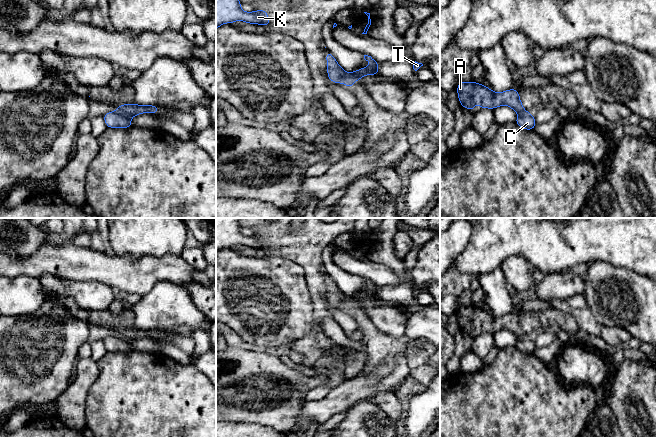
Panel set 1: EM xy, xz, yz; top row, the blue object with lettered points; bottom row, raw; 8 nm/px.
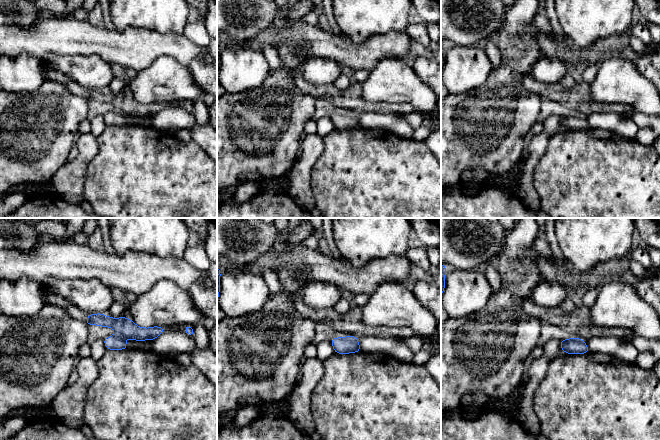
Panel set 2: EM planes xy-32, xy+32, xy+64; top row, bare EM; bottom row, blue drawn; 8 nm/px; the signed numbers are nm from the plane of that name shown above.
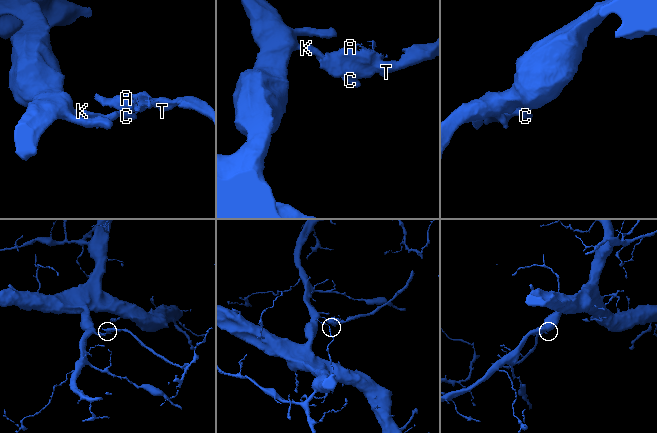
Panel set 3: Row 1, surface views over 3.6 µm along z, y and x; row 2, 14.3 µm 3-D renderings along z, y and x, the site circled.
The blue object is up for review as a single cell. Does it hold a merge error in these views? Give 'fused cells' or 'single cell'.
fused cells

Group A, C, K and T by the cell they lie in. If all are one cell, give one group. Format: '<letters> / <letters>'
A T / C K

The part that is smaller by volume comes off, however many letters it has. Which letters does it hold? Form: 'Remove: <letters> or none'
Remove: A, T

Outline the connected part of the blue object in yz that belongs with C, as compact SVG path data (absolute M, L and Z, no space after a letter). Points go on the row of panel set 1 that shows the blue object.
M525 112L524 114L518 114L515 123L526 130L533 130L536 125L536 121L533 115L529 112Z

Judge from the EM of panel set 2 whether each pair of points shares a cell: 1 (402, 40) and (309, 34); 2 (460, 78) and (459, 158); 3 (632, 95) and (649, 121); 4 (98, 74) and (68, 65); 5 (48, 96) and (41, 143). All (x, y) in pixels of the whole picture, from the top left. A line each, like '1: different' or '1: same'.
1: same
2: different
3: different
4: same
5: same

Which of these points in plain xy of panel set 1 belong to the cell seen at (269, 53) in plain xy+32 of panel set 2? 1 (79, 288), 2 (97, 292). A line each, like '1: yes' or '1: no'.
1: yes
2: yes

